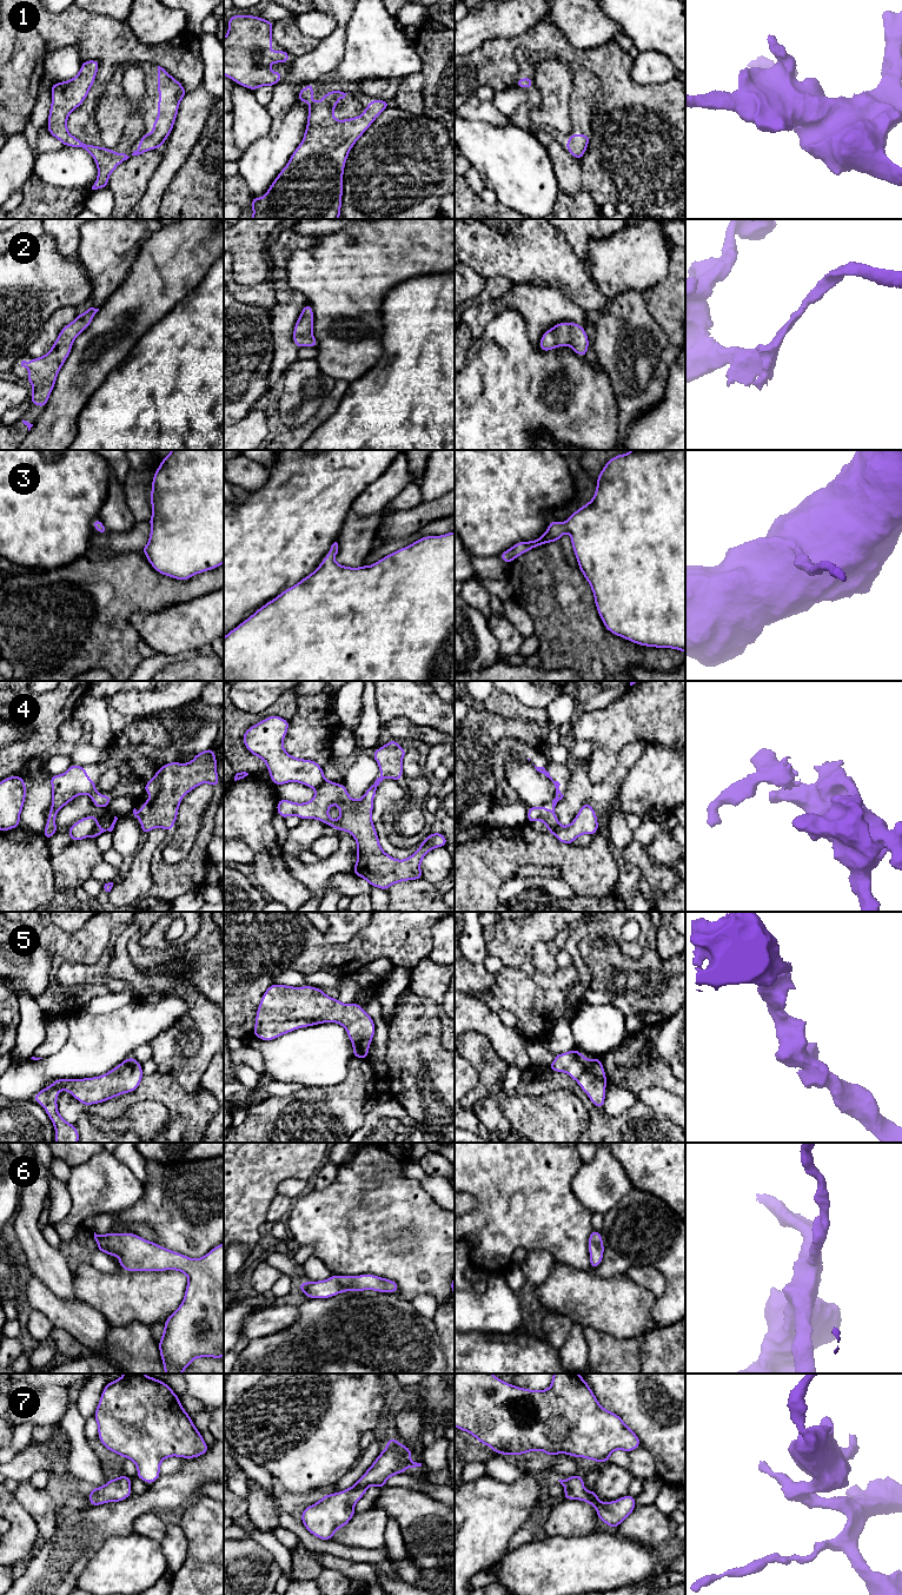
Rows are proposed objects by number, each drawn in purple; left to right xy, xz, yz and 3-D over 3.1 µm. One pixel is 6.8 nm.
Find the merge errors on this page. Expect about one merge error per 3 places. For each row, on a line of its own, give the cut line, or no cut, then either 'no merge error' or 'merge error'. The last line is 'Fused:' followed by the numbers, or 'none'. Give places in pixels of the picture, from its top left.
1: no cut | no merge error
2: no cut | no merge error
3: no cut | no merge error
4: xy (97, 824), (88, 835) | merge error
5: no cut | no merge error
6: no cut | no merge error
7: no cut | no merge error
Fused: 4

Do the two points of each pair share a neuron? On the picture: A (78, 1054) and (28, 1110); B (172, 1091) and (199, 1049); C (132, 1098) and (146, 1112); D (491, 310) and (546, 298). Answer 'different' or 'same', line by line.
A: different
B: different
C: different
D: same

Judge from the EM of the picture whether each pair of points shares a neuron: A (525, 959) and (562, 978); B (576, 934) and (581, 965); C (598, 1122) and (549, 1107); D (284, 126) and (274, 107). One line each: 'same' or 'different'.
A: same
B: same
C: different
D: different

